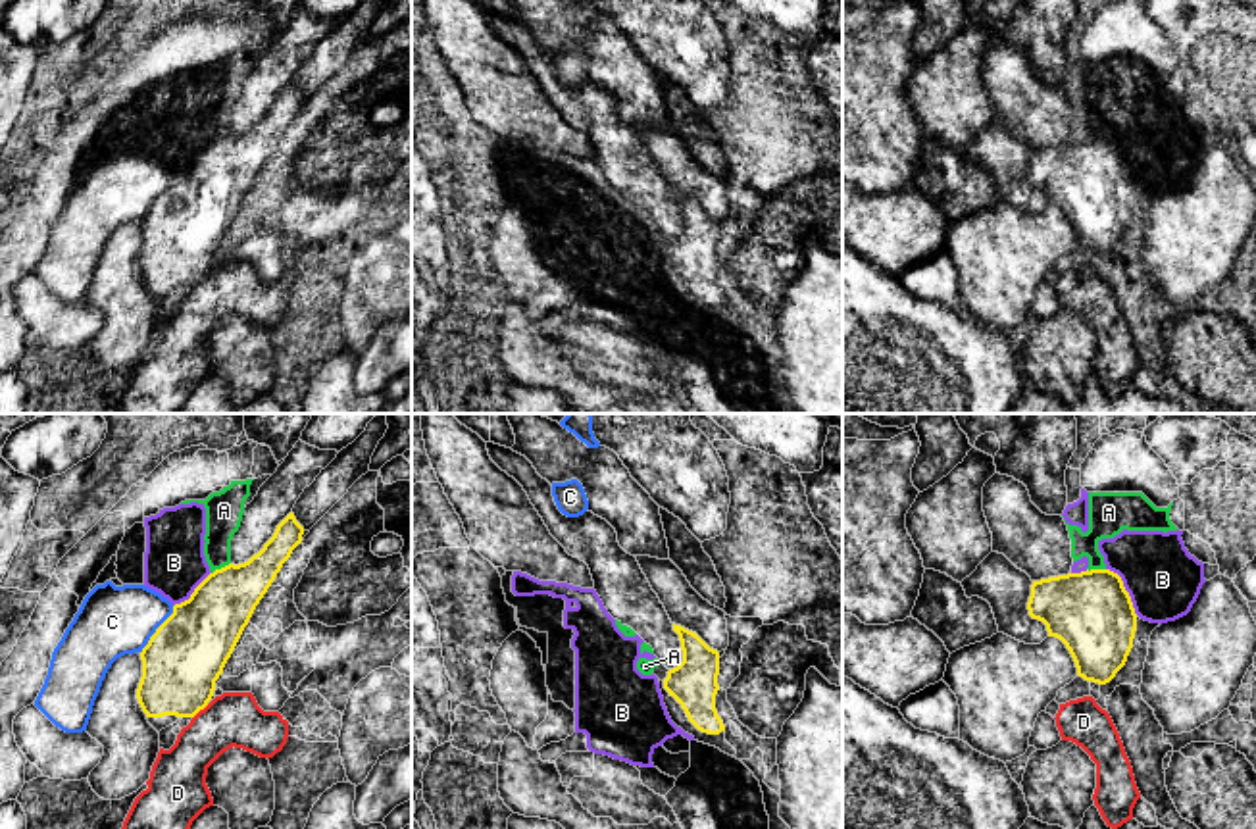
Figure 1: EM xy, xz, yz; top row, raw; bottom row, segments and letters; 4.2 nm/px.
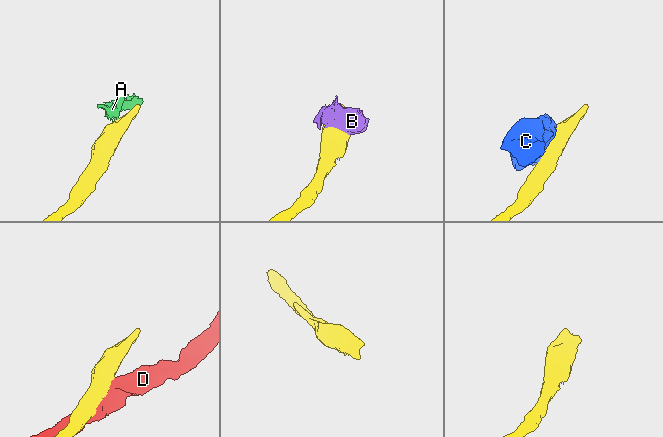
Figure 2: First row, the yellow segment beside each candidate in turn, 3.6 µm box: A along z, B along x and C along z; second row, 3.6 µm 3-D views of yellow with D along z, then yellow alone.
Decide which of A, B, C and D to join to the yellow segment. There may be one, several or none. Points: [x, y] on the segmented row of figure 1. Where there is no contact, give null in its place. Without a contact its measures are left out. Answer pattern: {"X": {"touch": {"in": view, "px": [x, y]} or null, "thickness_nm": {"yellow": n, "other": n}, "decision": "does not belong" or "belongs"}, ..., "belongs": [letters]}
{"A": {"touch": {"in": "xy", "px": [222, 568]}, "thickness_nm": {"yellow": 280, "other": 160}, "decision": "does not belong"}, "B": {"touch": {"in": "yz", "px": [1124, 589]}, "thickness_nm": {"yellow": 340, "other": 300}, "decision": "does not belong"}, "C": {"touch": {"in": "xy", "px": [156, 629]}, "thickness_nm": {"yellow": 320, "other": 300}, "decision": "does not belong"}, "D": {"touch": {"in": "xy", "px": [200, 708]}, "thickness_nm": {"yellow": 320, "other": 220}, "decision": "does not belong"}, "belongs": []}

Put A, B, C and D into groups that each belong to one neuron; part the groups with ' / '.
A B / C / D

